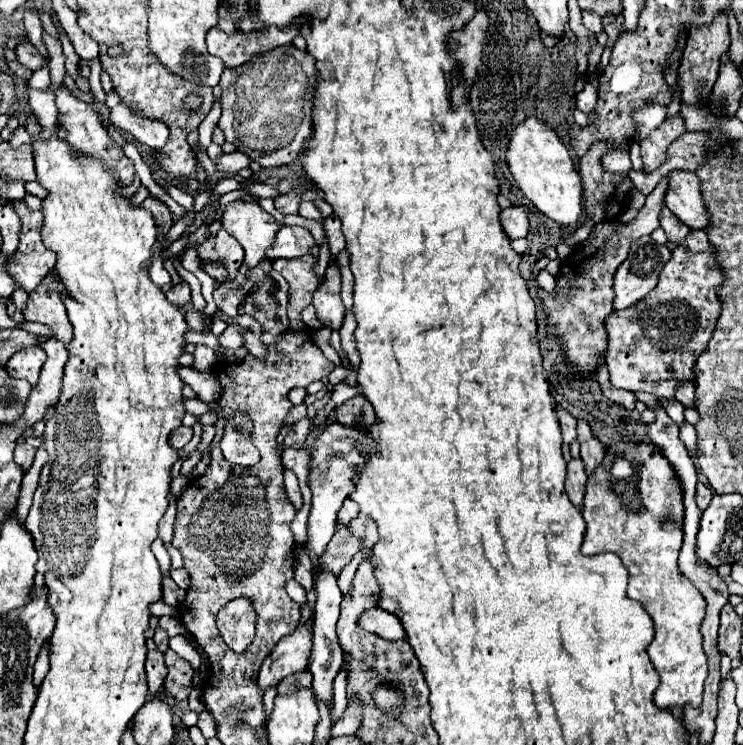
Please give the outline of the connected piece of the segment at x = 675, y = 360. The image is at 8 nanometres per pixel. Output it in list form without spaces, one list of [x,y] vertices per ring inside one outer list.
[[[692,230],[672,250],[672,258],[664,264],[656,288],[632,308],[612,312],[606,318],[610,382],[616,388],[652,392],[660,398],[674,398],[680,382],[696,382],[696,360],[706,350],[720,316],[718,288],[722,282],[724,272],[718,264],[716,248],[708,242],[706,232]]]

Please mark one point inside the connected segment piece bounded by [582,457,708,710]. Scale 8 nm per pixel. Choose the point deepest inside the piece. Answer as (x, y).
(648, 544)

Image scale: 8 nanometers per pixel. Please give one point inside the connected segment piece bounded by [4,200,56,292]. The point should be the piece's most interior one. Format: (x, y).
(32, 260)

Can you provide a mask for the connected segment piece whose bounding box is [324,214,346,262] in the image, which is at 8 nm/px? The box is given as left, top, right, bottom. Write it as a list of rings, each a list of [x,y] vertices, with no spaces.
[[[334,214],[324,221],[324,230],[326,230],[326,236],[328,236],[328,242],[330,242],[330,252],[332,252],[332,260],[336,260],[336,254],[340,250],[344,250],[346,242],[344,242],[344,234],[341,230],[341,221]]]

